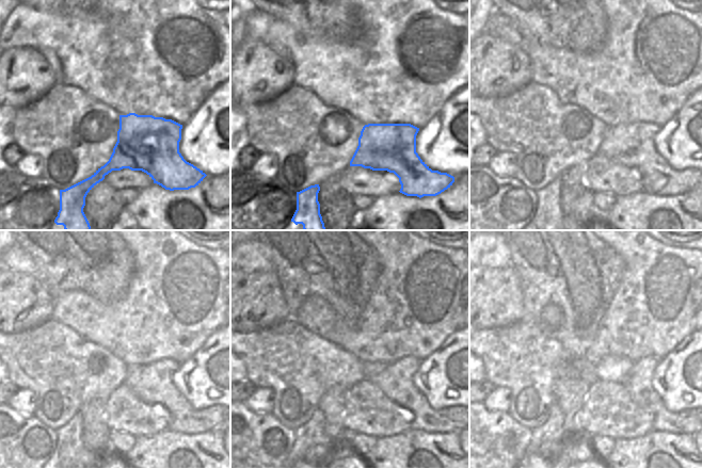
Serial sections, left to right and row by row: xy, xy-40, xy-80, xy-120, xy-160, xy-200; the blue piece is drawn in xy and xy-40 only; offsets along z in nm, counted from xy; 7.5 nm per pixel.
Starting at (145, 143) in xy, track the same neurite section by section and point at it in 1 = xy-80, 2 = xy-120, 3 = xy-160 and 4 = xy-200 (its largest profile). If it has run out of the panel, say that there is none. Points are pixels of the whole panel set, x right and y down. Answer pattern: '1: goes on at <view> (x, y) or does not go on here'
1: goes on at xy-80 (631, 145)
2: goes on at xy-120 (153, 384)
3: goes on at xy-160 (395, 381)
4: goes on at xy-200 (638, 384)

